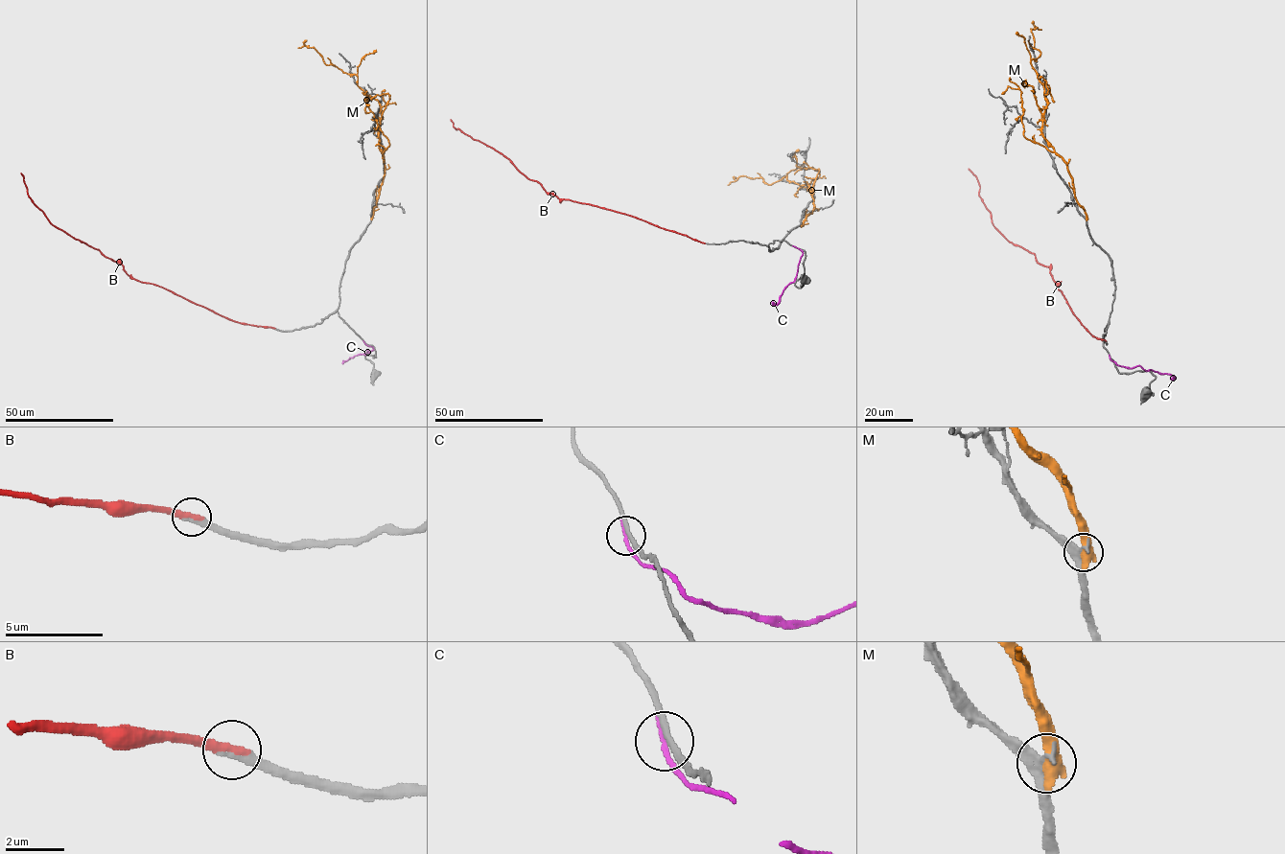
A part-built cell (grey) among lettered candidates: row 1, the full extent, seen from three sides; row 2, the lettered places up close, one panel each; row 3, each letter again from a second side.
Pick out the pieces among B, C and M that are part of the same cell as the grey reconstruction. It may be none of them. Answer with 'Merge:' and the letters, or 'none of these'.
Merge: B

